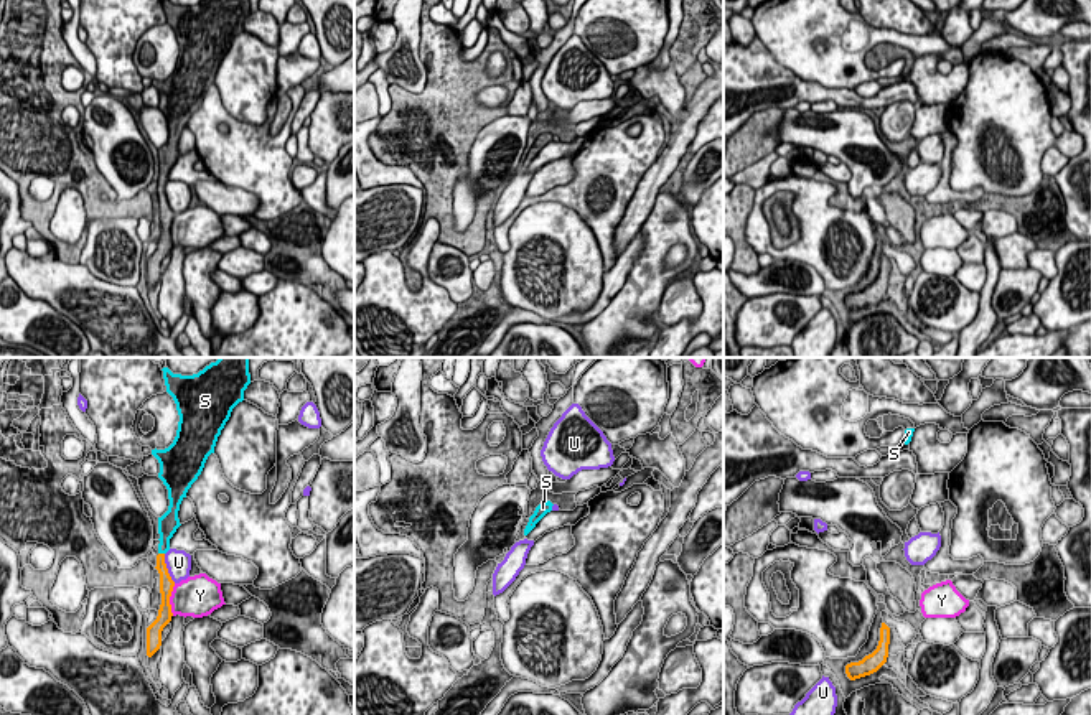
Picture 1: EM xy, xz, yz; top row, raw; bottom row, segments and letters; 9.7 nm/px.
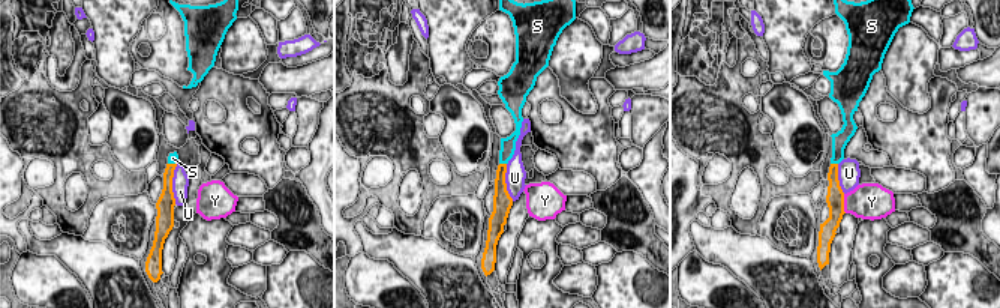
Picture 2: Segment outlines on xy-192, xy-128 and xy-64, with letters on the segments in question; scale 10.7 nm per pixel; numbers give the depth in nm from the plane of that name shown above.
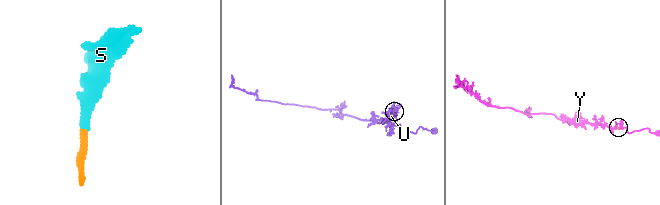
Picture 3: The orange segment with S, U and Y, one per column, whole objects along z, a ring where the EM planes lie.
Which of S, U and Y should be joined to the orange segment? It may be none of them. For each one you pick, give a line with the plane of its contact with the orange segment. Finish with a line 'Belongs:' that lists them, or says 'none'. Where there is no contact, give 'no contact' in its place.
S: meets orange in xy
Belongs: S

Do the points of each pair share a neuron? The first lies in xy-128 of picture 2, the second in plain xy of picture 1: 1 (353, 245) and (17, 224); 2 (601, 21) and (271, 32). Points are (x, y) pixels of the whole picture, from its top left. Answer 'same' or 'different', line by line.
1: same
2: same

